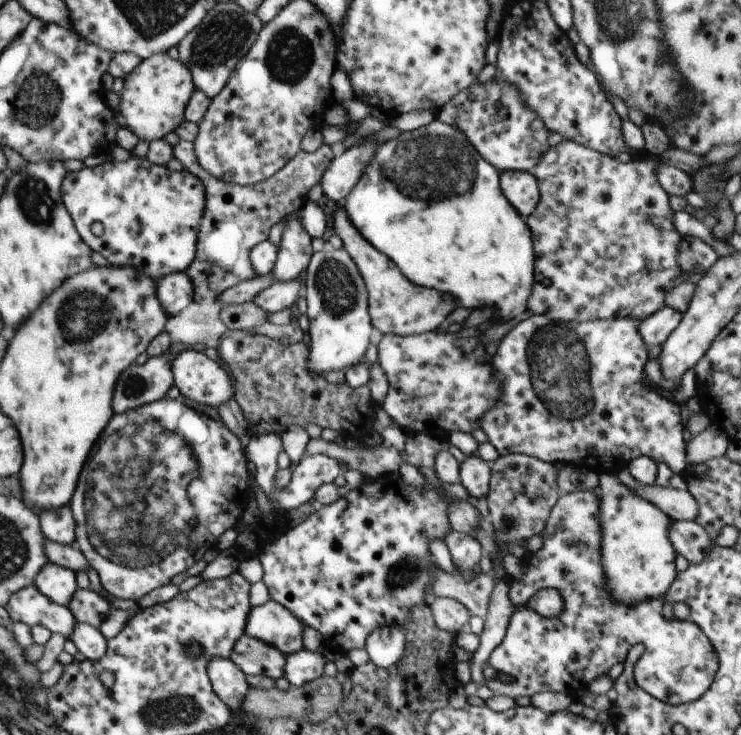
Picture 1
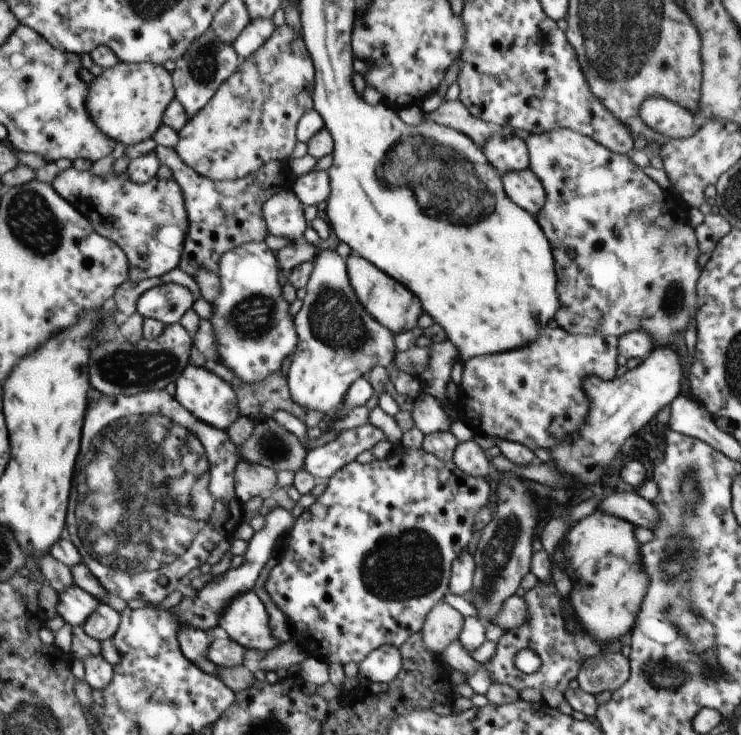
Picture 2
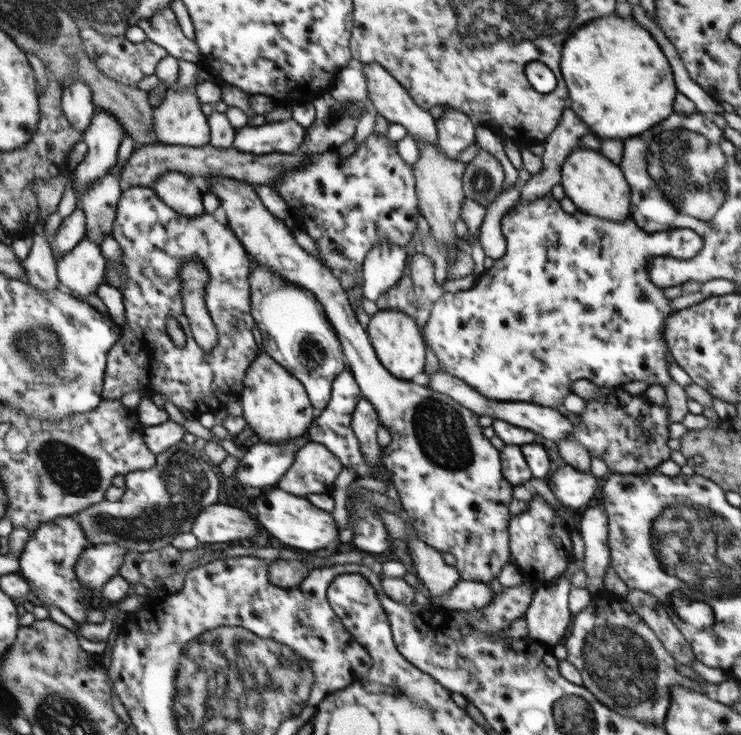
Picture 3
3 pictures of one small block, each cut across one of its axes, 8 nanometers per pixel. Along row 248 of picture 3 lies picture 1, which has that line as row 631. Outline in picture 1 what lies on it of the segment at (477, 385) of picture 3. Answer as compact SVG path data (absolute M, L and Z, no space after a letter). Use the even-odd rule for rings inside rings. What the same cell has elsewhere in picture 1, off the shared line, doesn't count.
M578 491L575 493L565 493L561 494L556 504L552 507L550 516L548 517L547 523L545 524L544 530L541 532L543 544L542 547L535 553L530 553L529 558L524 561L525 571L522 573L520 578L514 579L507 575L507 581L510 583L509 599L515 606L515 611L511 614L510 625L507 627L507 633L503 638L503 641L496 647L492 654L490 655L488 664L496 670L497 674L506 674L506 676L511 676L513 678L512 682L503 682L497 677L486 679L485 685L492 689L494 695L509 695L510 698L514 700L518 696L529 696L533 694L552 691L567 694L571 697L577 698L578 692L587 690L590 683L596 680L599 676L608 674L608 671L614 664L624 664L626 660L626 655L628 650L633 644L641 642L646 647L646 650L642 657L638 660L635 665L633 675L635 676L635 681L638 686L644 692L647 692L650 696L661 700L662 702L679 705L682 703L689 703L698 700L707 690L710 688L712 681L716 678L717 670L719 669L719 658L716 649L712 646L710 640L707 636L696 626L696 624L690 621L672 620L667 621L662 614L663 611L663 596L660 595L656 598L648 599L647 601L642 601L641 603L636 603L635 605L625 605L620 601L615 601L611 594L607 591L605 570L603 569L603 564L601 561L601 522L599 519L599 495L597 491ZM542 589L556 589L562 595L564 604L562 610L553 617L545 617L538 614L533 608L530 608L527 604L528 601Z

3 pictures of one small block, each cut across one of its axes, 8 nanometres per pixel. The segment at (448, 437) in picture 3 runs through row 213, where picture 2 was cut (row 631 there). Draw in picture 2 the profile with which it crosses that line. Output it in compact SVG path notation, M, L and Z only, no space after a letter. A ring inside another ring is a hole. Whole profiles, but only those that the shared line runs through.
M254 591L236 596L233 603L222 610L218 625L246 649L254 648L265 655L280 646L270 630L268 610Z

